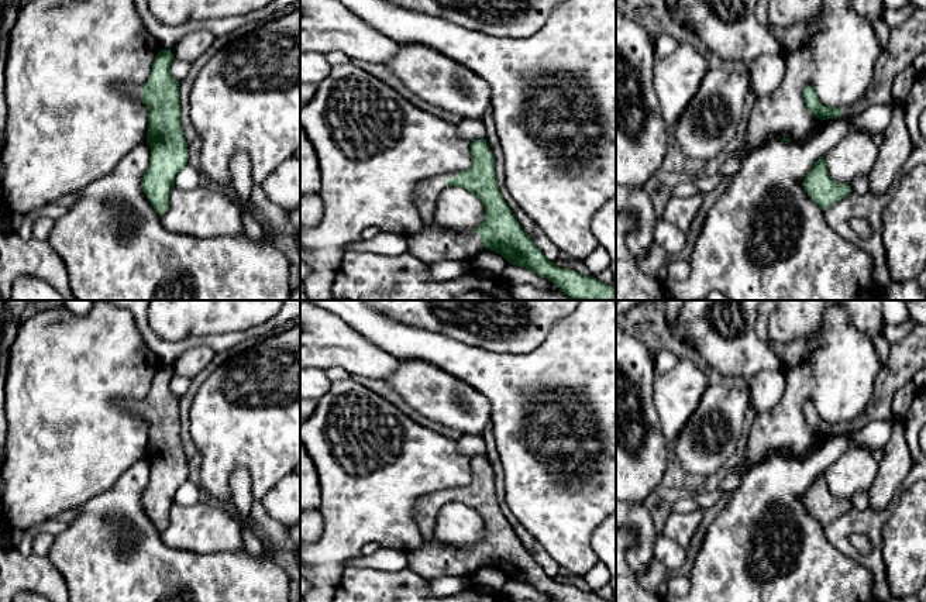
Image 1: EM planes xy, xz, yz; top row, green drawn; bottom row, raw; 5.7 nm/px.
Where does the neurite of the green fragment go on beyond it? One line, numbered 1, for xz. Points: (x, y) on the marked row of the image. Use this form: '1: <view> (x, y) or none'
1: xz (431, 244)

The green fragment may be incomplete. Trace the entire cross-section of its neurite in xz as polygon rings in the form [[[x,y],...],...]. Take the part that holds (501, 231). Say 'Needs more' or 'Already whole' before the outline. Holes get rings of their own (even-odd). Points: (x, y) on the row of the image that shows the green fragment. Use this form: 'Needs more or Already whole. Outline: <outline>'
Needs more. Outline: [[[486,140],[471,142],[472,166],[467,171],[451,172],[433,176],[416,186],[416,207],[423,220],[424,228],[406,238],[406,251],[423,261],[431,264],[440,259],[468,261],[485,248],[500,254],[509,264],[517,265],[536,272],[541,278],[547,278],[571,300],[616,300],[616,290],[612,285],[603,283],[593,276],[585,276],[568,268],[560,268],[550,261],[533,242],[513,211],[505,202],[495,175],[495,158]],[[448,186],[459,186],[472,192],[485,207],[485,221],[472,233],[457,233],[441,228],[434,224],[436,203],[443,190]]]

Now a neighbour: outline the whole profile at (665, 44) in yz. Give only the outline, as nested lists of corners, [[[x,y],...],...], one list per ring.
[[[662,34],[655,38],[655,55],[662,58],[671,55],[678,48],[678,39],[671,34]]]

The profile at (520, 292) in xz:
[[[512,285],[514,300],[571,300],[562,290],[540,289],[534,285]]]

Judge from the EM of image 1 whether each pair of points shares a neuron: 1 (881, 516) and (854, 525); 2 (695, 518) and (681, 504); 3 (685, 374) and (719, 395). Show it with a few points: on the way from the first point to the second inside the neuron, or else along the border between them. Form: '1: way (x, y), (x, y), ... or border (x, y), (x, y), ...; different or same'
1: way (874, 520), (861, 522); same
2: border (698, 509), (671, 513); different
3: border (709, 384), (691, 416); different

